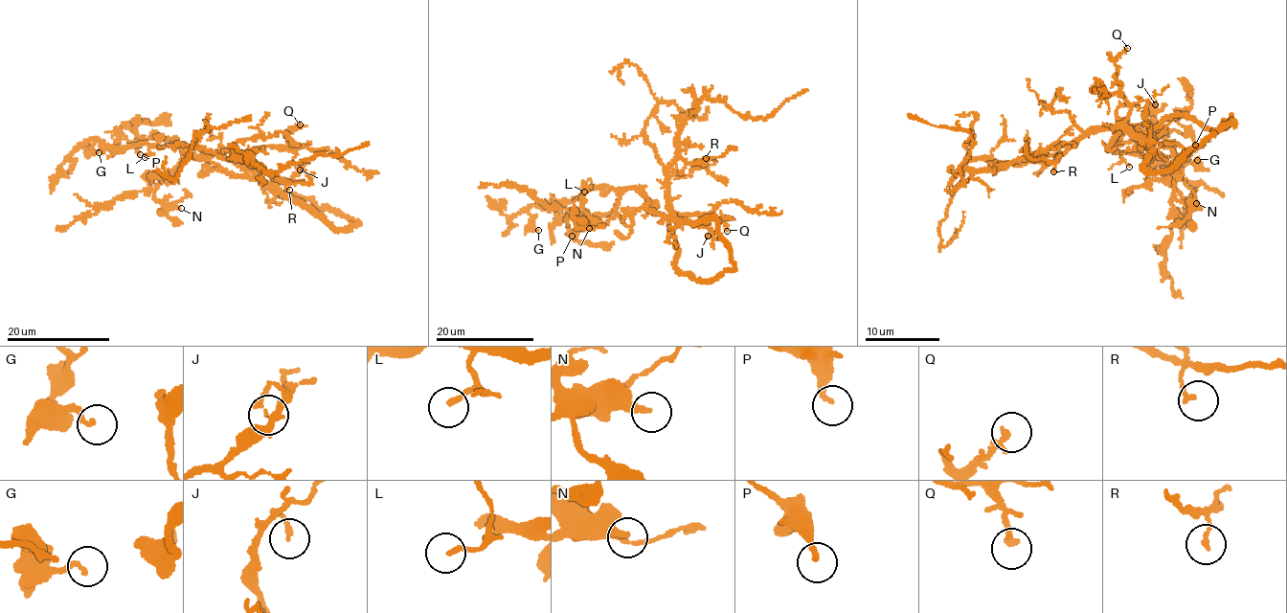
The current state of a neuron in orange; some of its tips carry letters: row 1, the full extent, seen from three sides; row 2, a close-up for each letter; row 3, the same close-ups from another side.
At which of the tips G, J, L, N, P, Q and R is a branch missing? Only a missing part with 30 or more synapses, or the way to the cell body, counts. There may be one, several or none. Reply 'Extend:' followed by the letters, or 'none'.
Extend: none

